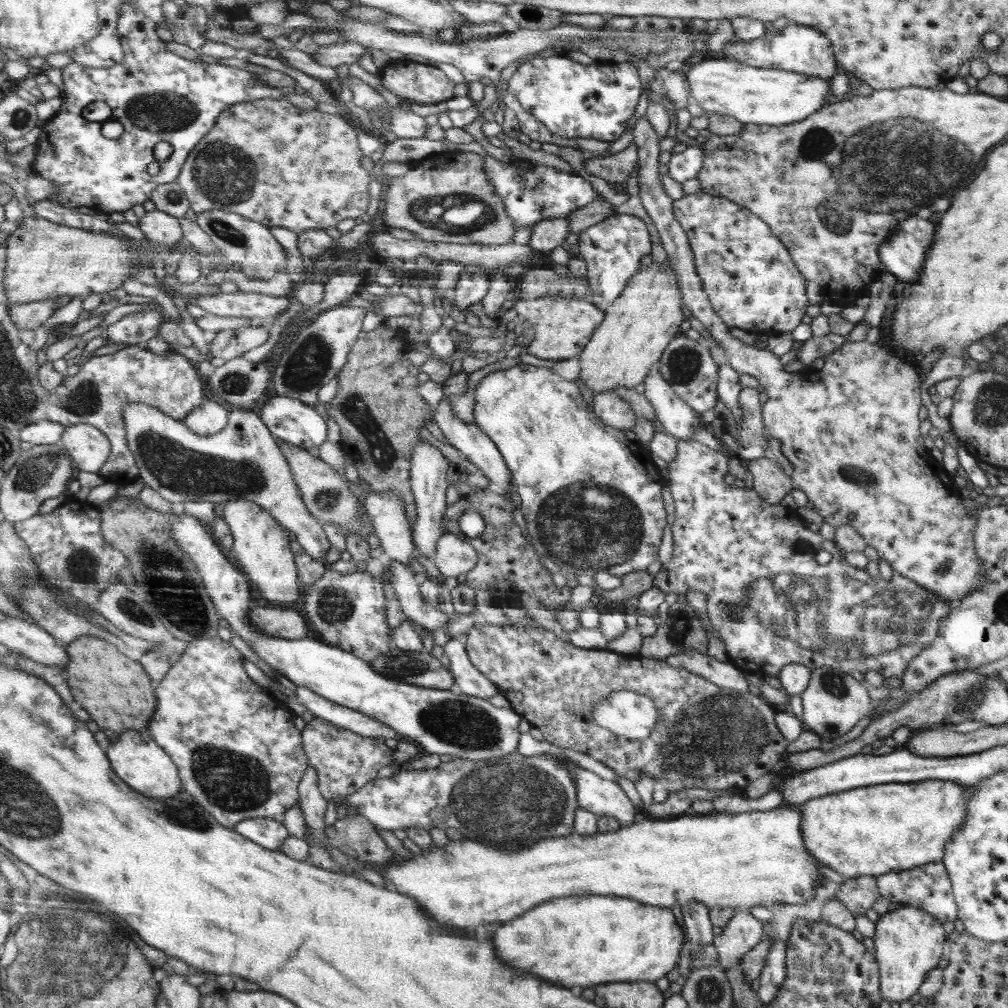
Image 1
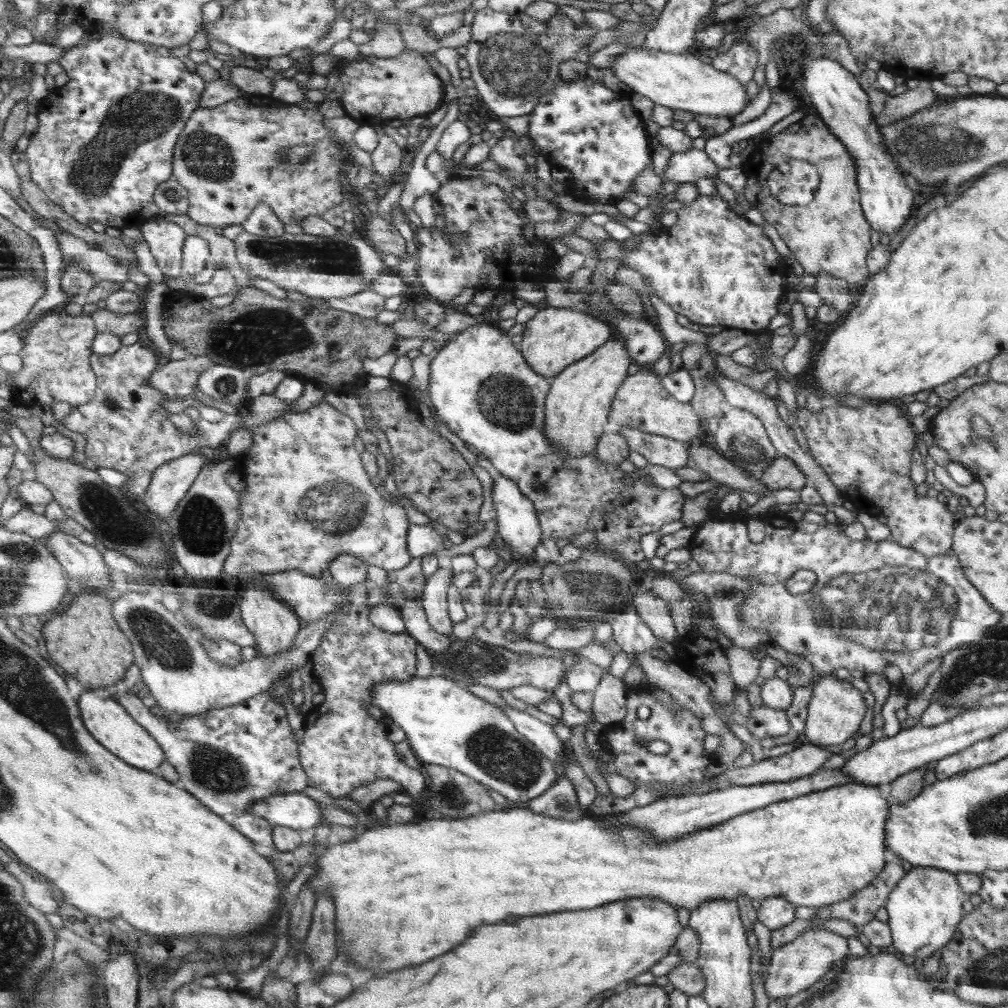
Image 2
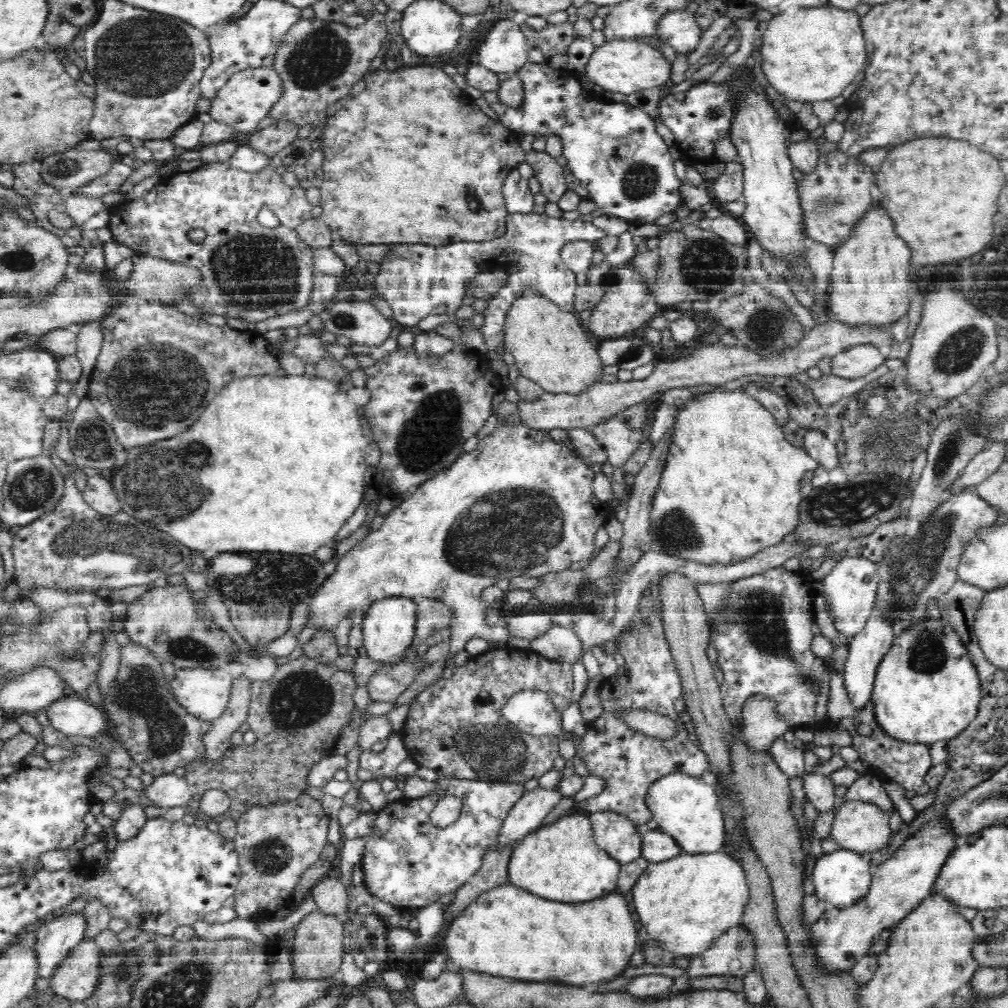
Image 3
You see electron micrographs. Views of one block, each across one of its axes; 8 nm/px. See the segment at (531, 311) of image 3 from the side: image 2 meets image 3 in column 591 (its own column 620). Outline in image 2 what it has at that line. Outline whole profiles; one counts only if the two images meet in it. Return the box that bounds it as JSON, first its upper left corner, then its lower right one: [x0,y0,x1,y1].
[546,335,631,457]

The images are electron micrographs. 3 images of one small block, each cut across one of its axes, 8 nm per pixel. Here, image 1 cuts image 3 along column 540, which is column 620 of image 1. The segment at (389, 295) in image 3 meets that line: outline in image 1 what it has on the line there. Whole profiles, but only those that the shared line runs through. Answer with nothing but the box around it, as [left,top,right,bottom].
[576,214,650,310]

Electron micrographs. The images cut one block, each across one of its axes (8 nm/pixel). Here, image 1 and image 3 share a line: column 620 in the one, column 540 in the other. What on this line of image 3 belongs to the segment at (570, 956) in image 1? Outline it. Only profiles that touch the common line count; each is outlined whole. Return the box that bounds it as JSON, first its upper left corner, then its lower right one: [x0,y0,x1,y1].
[441,884,639,986]

